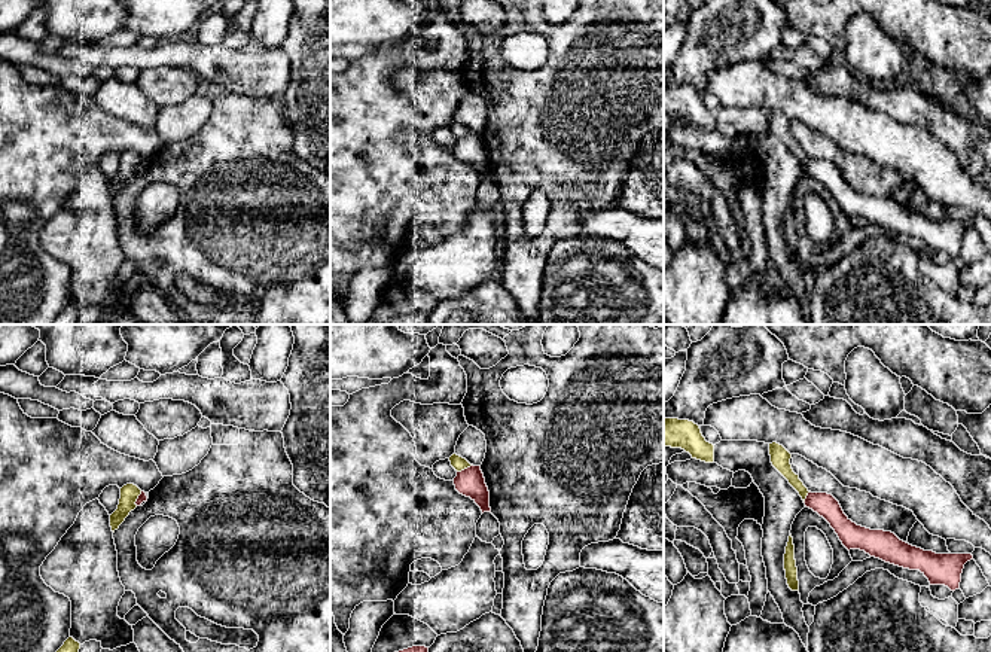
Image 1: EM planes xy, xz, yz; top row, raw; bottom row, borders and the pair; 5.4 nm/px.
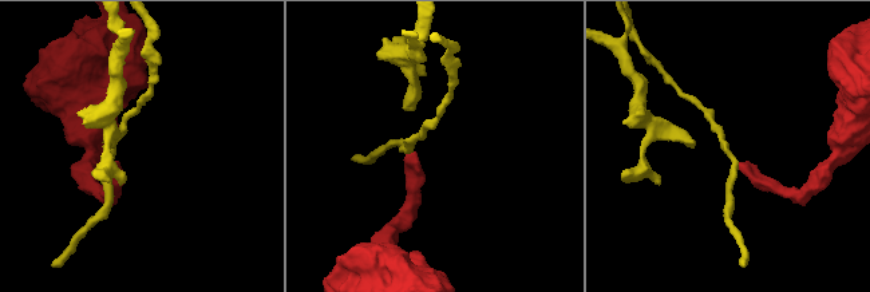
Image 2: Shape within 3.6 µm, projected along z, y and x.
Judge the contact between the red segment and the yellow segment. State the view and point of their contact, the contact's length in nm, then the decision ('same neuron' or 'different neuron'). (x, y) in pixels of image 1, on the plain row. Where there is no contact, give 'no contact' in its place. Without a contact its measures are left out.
xz (464, 136) | 100 nm | different neuron

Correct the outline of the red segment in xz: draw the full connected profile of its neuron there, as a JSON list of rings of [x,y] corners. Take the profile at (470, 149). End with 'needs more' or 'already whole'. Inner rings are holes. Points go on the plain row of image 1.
[[[470,132],[461,138],[457,138],[457,143],[454,144],[455,156],[470,164],[484,179],[491,179],[490,174],[490,158],[485,150],[484,140],[481,137],[481,132]]]; already whole

